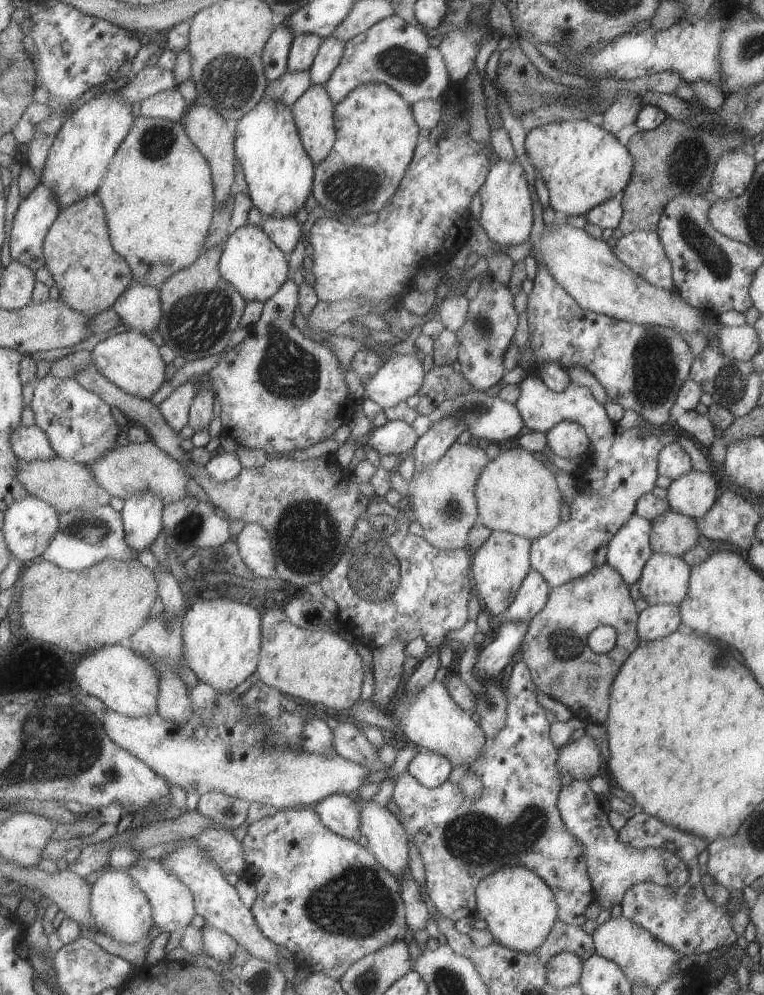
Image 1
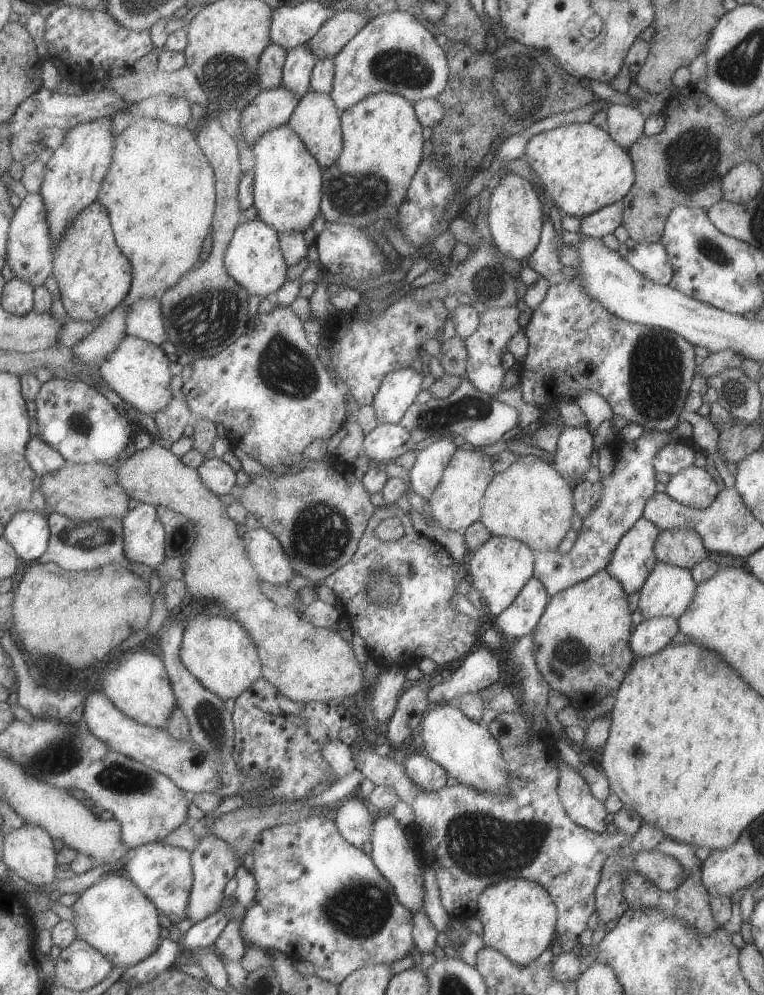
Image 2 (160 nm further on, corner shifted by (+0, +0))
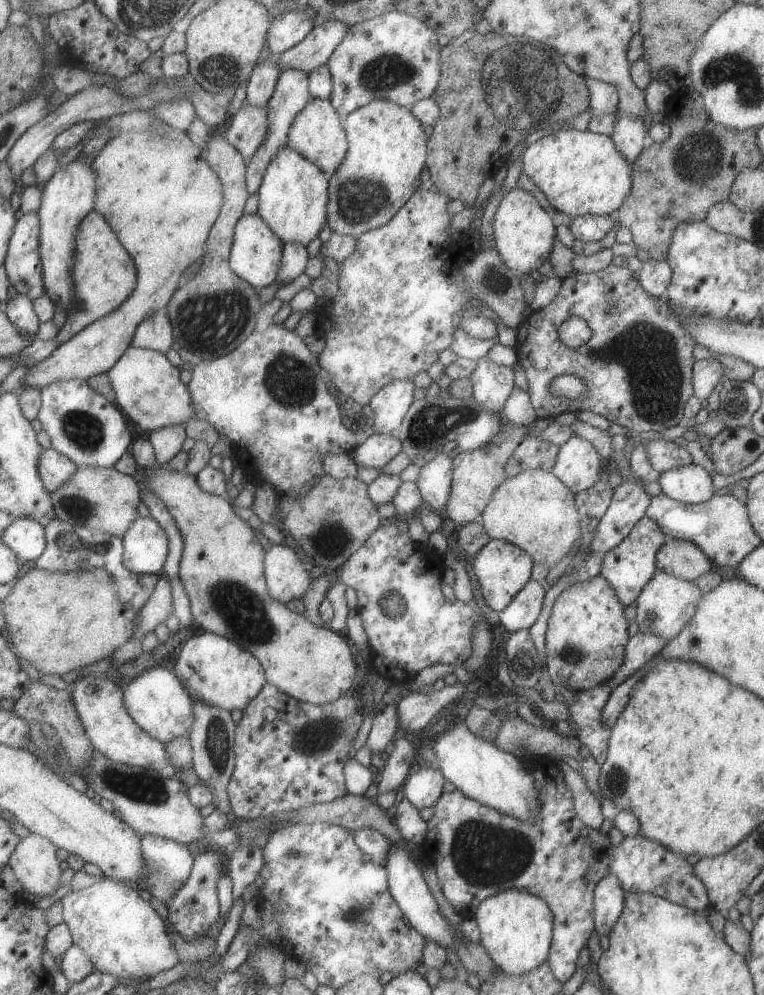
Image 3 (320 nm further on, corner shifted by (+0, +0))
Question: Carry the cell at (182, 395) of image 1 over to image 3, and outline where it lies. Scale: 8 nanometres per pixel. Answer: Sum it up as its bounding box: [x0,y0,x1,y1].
[148,424,185,464]

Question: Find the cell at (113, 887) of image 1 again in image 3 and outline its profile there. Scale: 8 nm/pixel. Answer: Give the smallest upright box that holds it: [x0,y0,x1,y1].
[61,876,180,978]

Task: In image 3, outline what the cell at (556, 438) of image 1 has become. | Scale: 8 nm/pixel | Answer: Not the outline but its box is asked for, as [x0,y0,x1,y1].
[551,435,605,495]

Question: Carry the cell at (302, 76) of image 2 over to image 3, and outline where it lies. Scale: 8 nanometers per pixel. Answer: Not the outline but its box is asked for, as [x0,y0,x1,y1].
[245,68,311,196]

